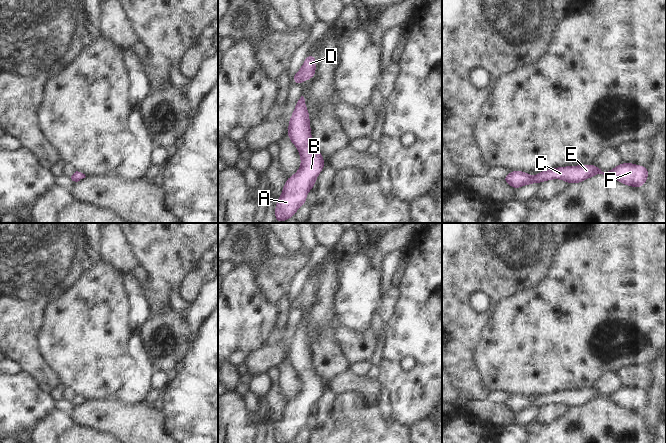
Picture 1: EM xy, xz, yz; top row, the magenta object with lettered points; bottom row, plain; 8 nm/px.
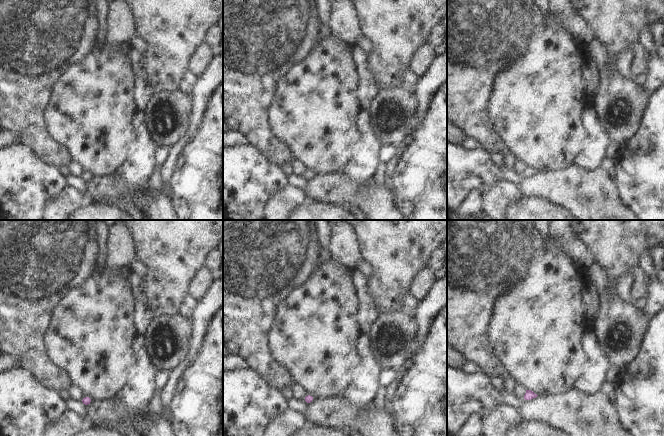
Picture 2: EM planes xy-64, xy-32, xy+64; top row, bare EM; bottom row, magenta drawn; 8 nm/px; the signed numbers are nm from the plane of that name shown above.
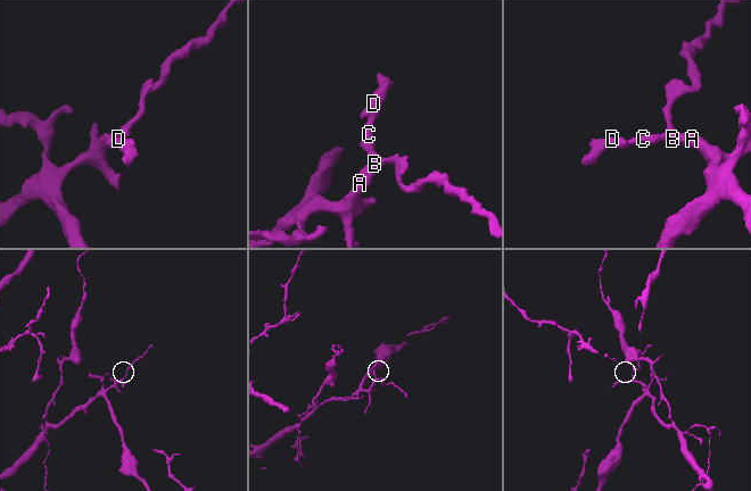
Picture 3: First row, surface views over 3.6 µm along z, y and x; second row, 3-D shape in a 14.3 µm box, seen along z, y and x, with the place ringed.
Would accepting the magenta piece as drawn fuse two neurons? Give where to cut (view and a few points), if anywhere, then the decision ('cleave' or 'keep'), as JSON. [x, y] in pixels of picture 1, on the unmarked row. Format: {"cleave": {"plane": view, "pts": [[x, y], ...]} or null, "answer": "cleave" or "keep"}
{"cleave": null, "answer": "keep"}

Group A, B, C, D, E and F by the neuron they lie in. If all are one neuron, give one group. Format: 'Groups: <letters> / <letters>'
Groups: A B C D E F

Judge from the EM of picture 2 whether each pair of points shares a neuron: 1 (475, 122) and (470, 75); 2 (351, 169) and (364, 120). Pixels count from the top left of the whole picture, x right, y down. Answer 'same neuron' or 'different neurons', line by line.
1: same neuron
2: same neuron

